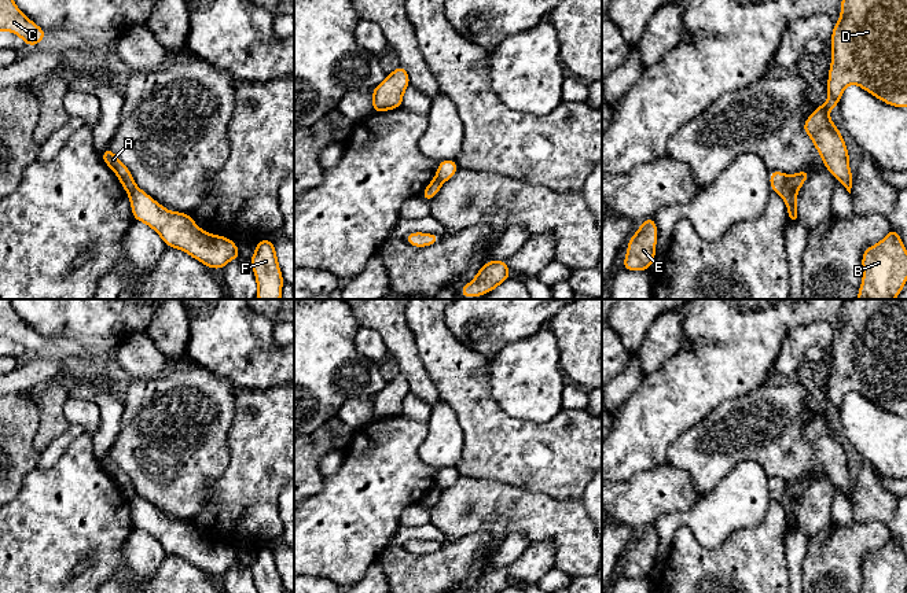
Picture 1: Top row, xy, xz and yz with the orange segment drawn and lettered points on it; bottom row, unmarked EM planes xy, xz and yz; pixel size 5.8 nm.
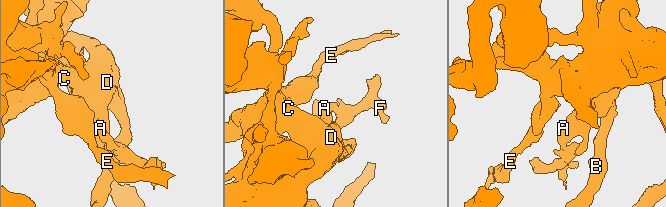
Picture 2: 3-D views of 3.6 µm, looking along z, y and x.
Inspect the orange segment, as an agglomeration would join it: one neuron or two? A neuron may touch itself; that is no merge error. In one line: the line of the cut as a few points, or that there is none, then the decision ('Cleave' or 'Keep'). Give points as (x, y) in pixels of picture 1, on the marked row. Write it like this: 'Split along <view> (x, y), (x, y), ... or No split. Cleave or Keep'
Split along yz (785, 177), (785, 184), (796, 194). Cleave

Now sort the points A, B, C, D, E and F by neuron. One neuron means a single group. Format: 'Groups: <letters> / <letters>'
Groups: A B C D E / F

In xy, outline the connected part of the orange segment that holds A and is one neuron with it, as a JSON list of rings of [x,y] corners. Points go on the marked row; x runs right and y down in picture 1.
[[[109,146],[103,150],[100,158],[115,173],[122,188],[129,194],[136,185],[131,170],[118,159]]]

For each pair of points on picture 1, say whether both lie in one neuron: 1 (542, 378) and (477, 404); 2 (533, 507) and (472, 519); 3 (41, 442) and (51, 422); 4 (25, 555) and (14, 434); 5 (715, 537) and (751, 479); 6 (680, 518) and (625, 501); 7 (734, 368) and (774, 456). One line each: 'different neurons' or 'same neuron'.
1: different neurons
2: same neuron
3: same neuron
4: different neurons
5: same neuron
6: different neurons
7: different neurons

